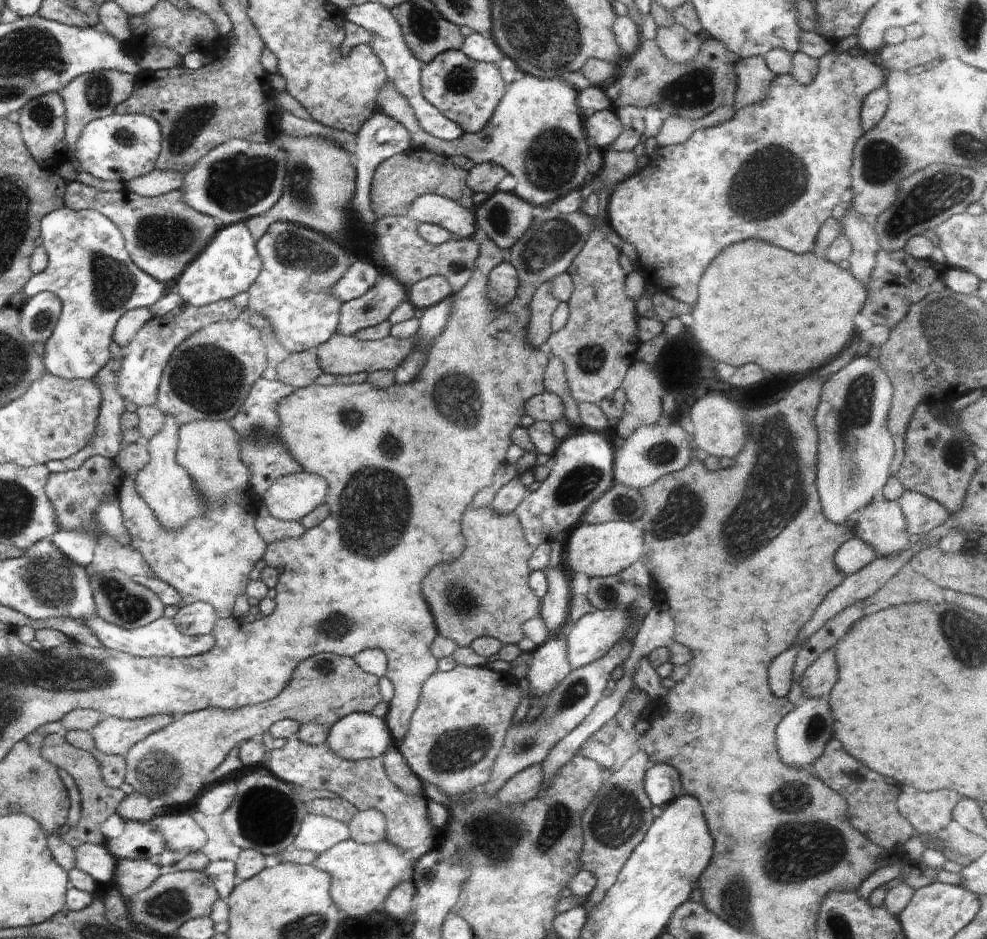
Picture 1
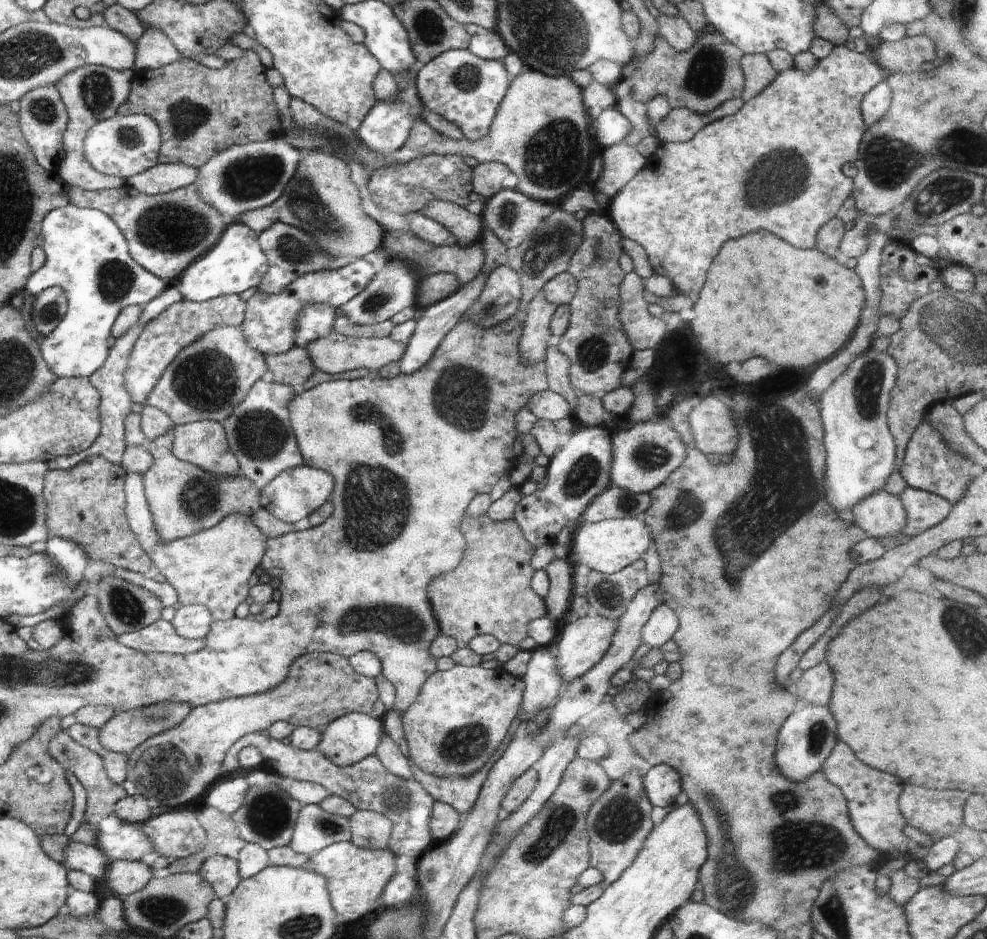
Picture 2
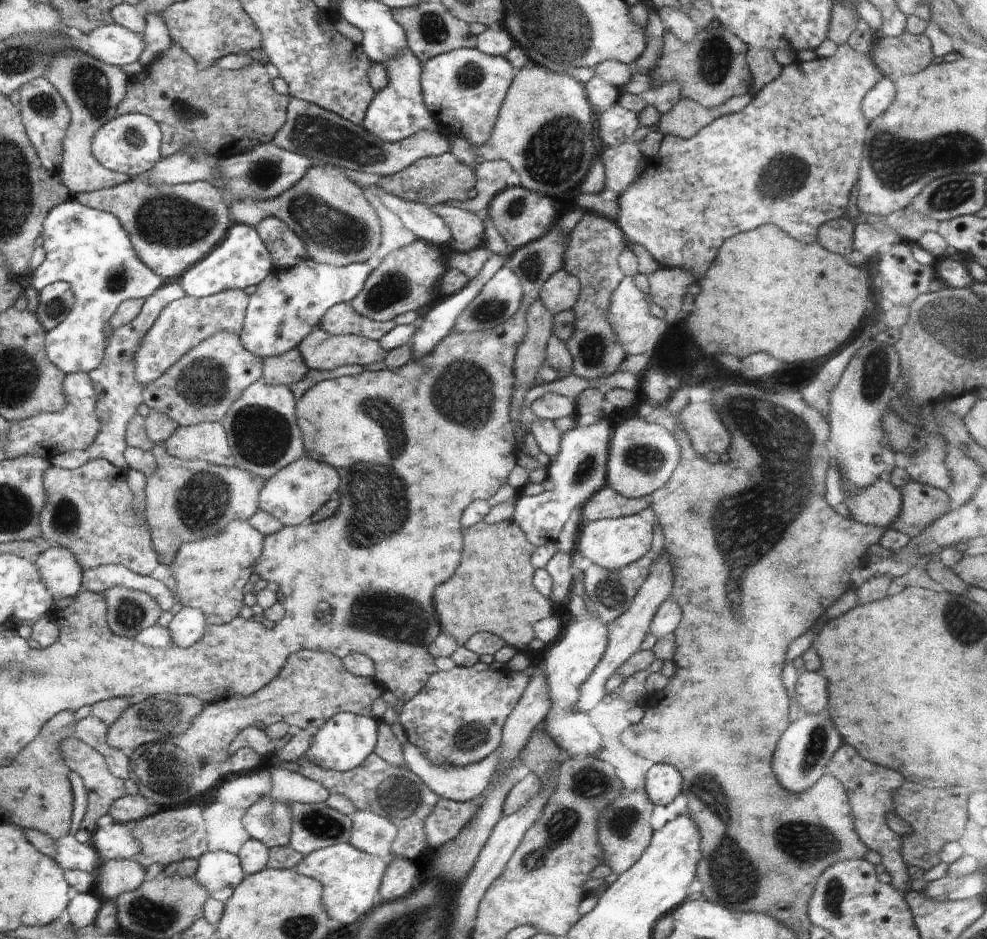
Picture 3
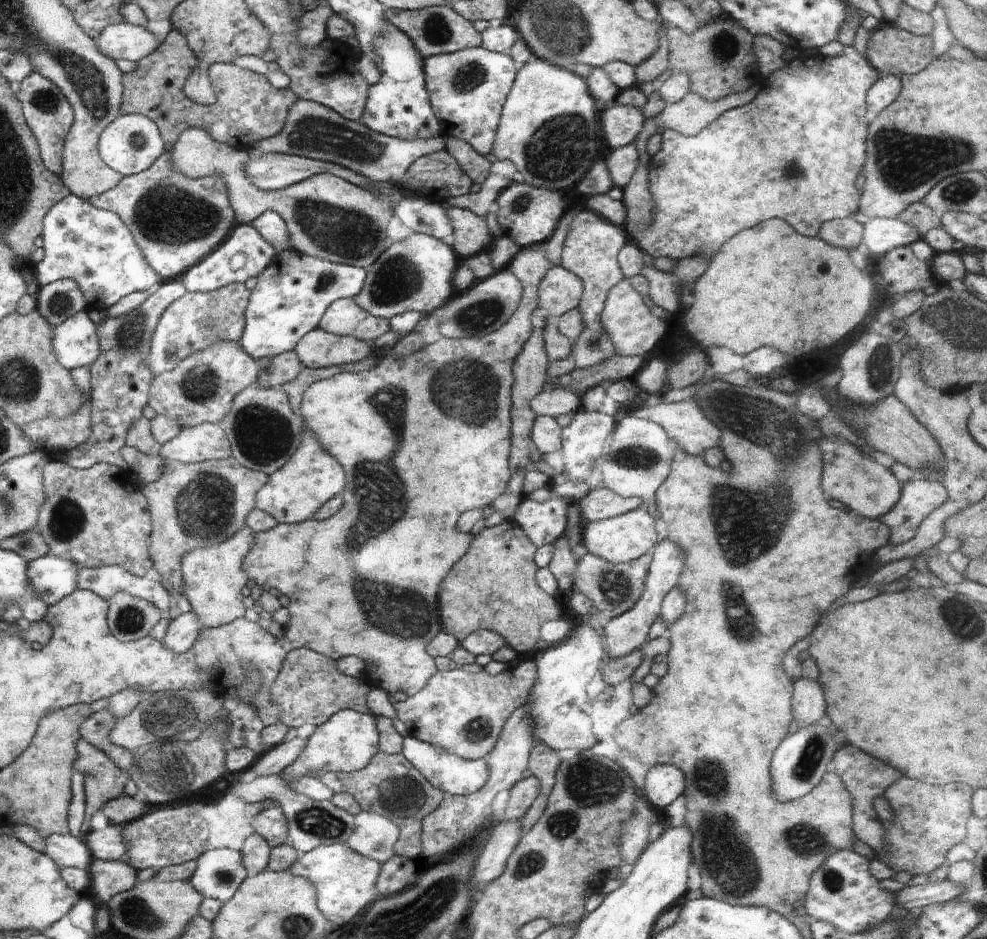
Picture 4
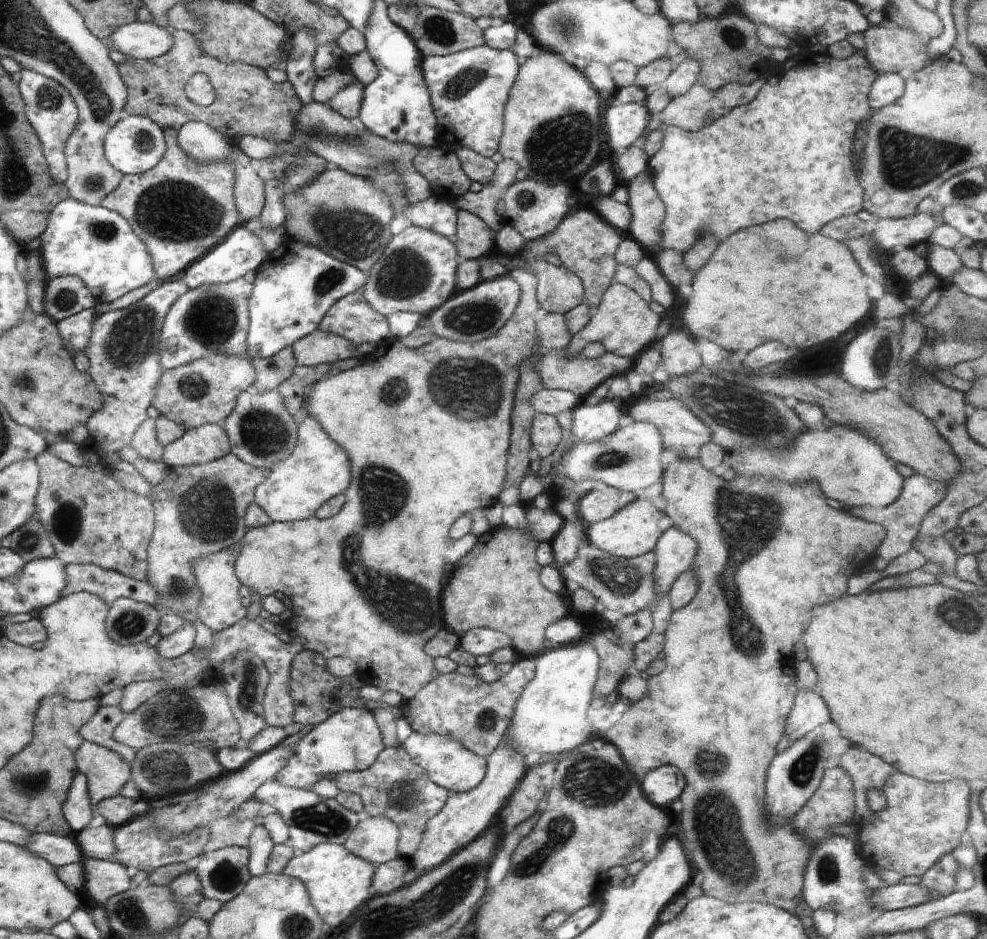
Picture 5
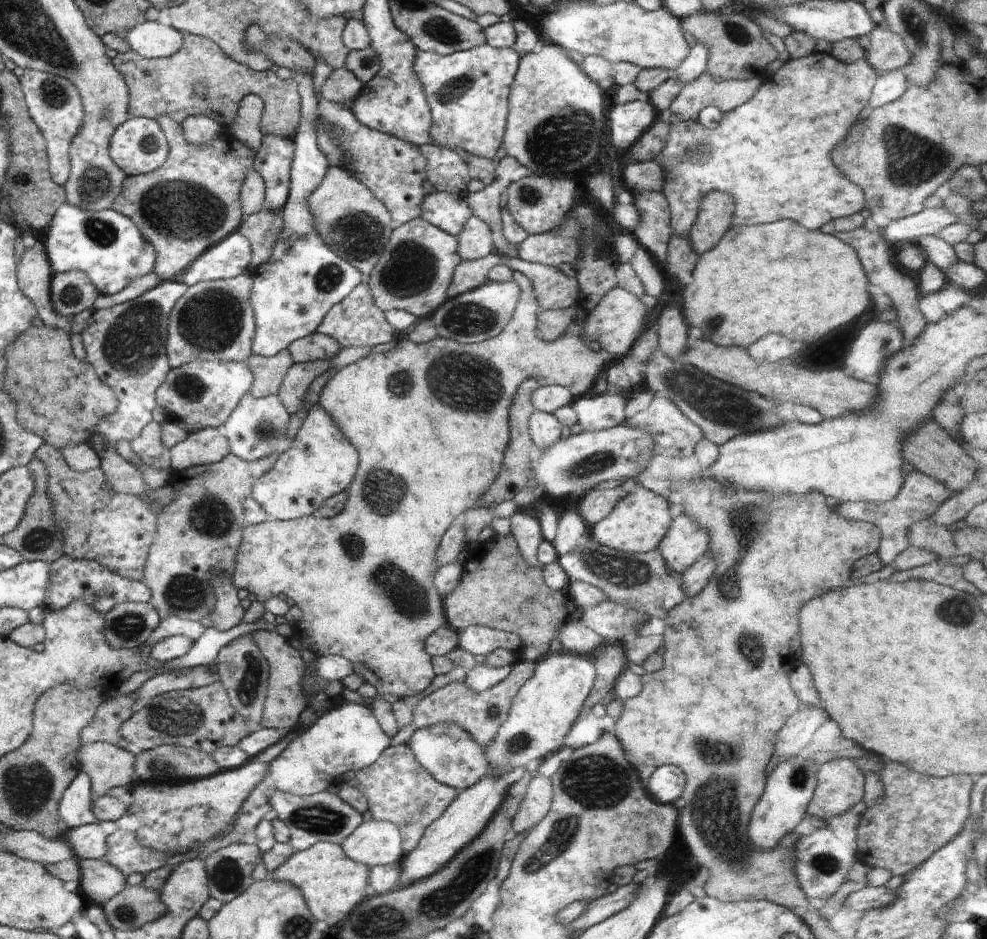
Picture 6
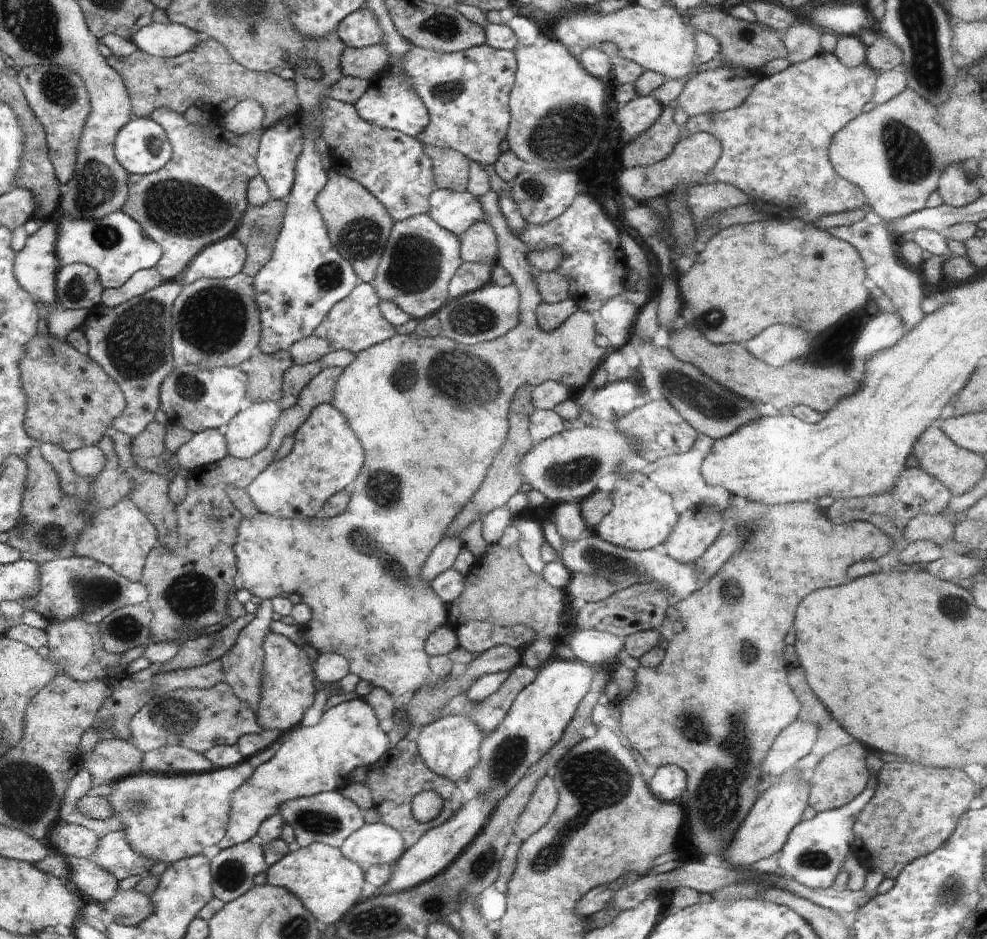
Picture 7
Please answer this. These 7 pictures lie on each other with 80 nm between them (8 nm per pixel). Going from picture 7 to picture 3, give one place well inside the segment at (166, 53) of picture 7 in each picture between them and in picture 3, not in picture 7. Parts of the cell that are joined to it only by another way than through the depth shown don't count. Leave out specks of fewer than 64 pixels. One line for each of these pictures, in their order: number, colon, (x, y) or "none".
3: (117, 45)
4: (124, 40)
5: (141, 40)
6: (151, 39)

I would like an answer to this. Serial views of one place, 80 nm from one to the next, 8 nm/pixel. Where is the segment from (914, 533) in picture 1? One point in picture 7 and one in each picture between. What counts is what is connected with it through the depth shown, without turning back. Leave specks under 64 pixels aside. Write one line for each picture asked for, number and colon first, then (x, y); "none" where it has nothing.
2: (923, 509)
3: (922, 504)
4: (919, 497)
5: (902, 519)
6: (920, 495)
7: (915, 490)

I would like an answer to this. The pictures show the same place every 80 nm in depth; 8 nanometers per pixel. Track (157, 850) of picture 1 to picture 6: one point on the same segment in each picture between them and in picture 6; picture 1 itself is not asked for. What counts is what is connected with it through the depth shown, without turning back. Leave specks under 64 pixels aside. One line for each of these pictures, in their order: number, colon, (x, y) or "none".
2: (129, 843)
3: (117, 842)
4: (108, 844)
5: (95, 842)
6: (86, 841)

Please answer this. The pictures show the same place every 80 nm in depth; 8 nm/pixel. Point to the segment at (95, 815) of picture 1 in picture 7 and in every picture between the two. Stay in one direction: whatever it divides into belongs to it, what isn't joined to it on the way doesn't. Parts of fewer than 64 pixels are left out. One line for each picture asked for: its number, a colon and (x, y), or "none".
2: (103, 794)
3: (103, 788)
4: (105, 780)
5: (107, 771)
6: (107, 765)
7: (111, 759)

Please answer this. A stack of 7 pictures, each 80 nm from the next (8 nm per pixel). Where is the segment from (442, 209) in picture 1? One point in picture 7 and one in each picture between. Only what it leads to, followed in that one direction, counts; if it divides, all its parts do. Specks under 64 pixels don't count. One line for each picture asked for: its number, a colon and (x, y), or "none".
2: (466, 228)
3: (467, 228)
4: (470, 235)
5: (474, 239)
6: (474, 241)
7: (479, 244)

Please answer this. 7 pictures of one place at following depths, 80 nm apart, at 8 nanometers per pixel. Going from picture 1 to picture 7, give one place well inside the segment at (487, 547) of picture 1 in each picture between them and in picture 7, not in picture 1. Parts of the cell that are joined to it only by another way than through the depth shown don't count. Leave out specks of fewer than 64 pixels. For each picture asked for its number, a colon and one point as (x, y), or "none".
2: (501, 547)
3: (491, 590)
4: (493, 587)
5: (510, 597)
6: (512, 596)
7: (502, 590)

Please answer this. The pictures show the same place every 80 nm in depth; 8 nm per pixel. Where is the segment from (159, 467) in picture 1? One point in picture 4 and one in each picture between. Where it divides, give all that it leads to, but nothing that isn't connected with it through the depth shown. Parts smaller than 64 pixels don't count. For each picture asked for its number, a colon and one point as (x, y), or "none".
2: (182, 503)
3: (182, 504)
4: (191, 505)

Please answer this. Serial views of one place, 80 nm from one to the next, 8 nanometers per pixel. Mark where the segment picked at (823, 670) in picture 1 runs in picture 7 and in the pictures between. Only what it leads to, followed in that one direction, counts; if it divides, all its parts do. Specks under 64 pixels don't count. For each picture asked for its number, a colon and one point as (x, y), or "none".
2: (814, 686)
3: (810, 691)
4: (808, 703)
5: (809, 711)
6: (794, 737)
7: (792, 744)

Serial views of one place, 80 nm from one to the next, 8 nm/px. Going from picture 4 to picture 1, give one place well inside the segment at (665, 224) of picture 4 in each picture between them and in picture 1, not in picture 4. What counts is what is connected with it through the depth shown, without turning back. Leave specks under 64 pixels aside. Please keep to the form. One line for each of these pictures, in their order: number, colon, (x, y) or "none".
1: (734, 181)
2: (776, 165)
3: (791, 157)

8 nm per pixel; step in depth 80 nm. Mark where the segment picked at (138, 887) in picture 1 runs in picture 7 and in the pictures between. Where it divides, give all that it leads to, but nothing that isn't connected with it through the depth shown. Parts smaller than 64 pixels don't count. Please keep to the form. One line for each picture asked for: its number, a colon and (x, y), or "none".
2: (122, 877)
3: (114, 877)
4: (108, 877)
5: (103, 878)
6: (99, 881)
7: (85, 875)

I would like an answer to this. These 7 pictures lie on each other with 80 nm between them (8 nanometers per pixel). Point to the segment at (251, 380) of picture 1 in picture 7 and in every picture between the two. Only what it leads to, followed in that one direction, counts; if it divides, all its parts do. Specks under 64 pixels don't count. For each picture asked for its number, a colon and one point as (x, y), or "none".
2: (206, 382)
3: (200, 387)
4: (200, 389)
5: (204, 392)
6: (201, 394)
7: (197, 398)

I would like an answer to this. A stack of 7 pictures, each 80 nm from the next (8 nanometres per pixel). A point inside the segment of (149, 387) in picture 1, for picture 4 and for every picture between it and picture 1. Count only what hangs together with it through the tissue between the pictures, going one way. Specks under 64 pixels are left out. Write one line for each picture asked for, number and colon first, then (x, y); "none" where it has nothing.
2: (163, 338)
3: (186, 324)
4: (200, 320)

